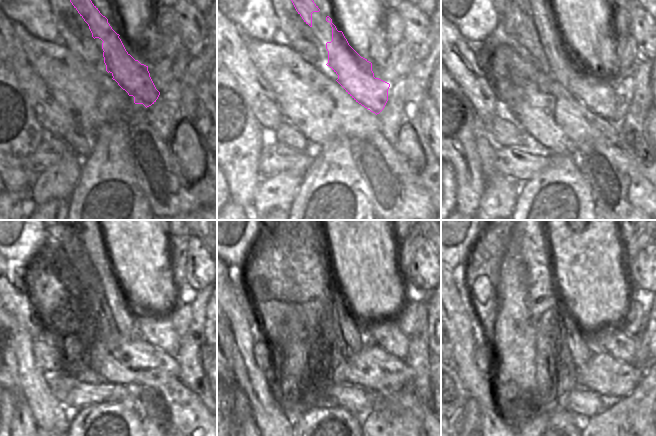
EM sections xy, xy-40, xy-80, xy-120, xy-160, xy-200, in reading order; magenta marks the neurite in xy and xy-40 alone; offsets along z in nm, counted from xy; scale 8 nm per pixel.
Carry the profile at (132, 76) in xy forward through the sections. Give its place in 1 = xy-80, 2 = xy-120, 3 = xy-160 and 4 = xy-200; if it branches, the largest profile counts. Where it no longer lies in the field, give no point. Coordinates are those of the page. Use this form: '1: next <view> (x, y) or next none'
1: next xy-80 (591, 88)
2: next xy-120 (150, 323)
3: next xy-160 (384, 332)
4: next xy-200 (610, 337)

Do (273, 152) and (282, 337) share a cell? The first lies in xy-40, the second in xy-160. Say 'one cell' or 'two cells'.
two cells

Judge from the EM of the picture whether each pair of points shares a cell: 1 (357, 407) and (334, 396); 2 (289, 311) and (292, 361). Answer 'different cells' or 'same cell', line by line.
1: same cell
2: same cell

